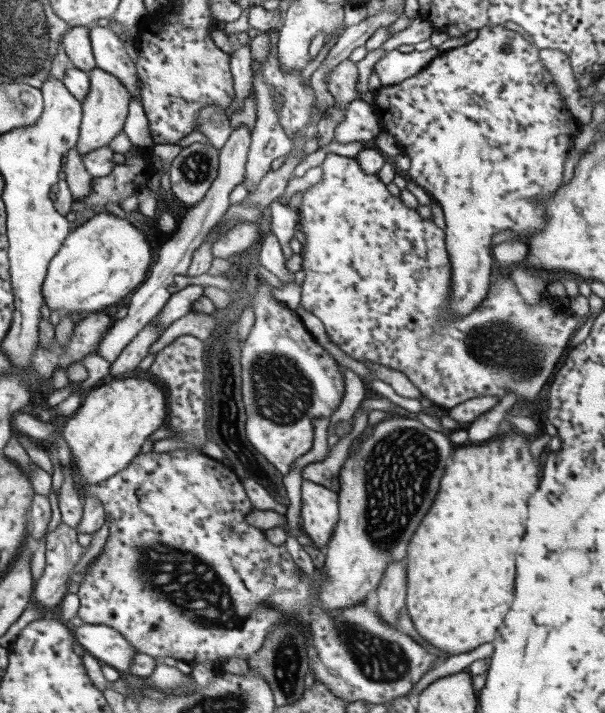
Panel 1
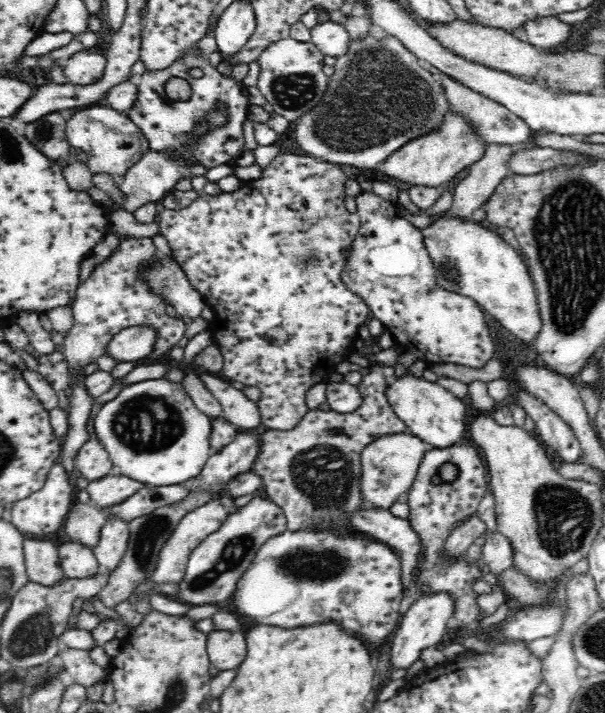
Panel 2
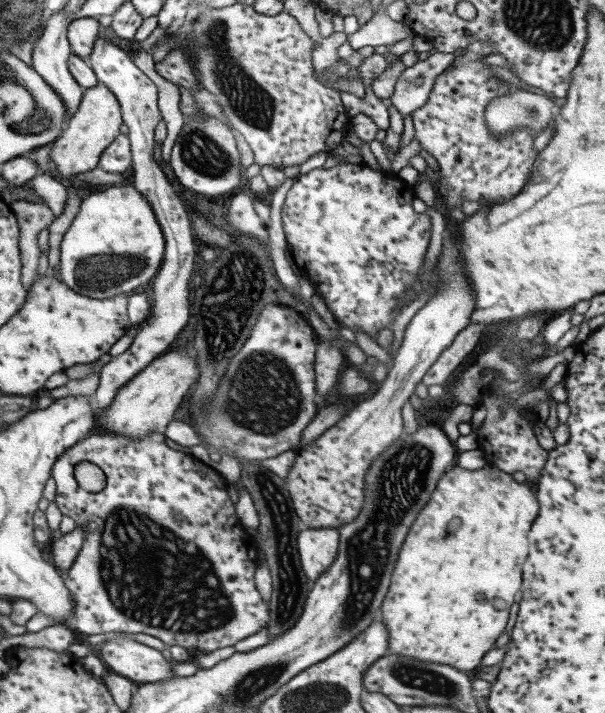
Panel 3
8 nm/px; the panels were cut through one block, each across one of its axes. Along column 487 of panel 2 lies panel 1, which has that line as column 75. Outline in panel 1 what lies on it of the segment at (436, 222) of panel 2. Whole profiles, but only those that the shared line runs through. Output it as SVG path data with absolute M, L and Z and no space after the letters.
M115 210L88 213L67 233L60 249L48 262L41 285L42 300L53 311L83 312L114 305L134 291L148 275L156 247L147 243L141 230Z

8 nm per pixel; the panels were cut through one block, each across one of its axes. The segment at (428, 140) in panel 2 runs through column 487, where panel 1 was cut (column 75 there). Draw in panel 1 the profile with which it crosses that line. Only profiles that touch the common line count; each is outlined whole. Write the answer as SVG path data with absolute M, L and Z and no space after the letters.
M93 68L88 73L88 92L80 102L82 113L77 142L74 144L79 157L82 158L87 152L107 145L113 136L117 136L123 128L130 100L130 95L117 78L99 68Z

